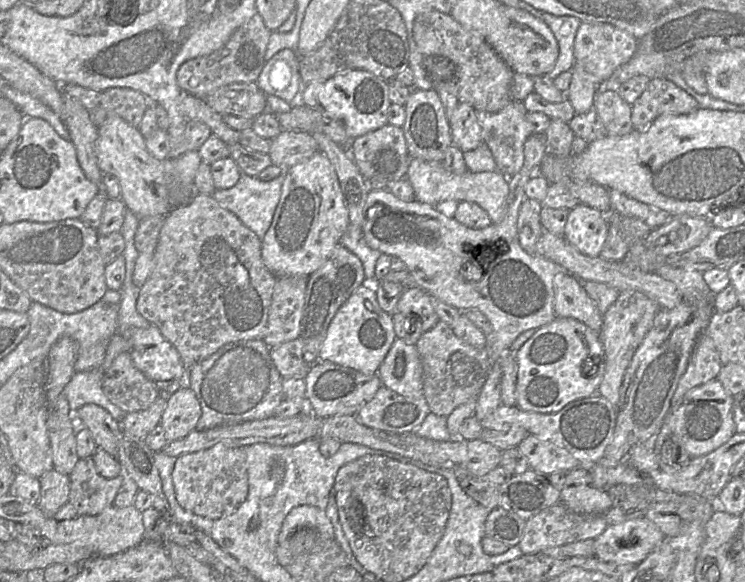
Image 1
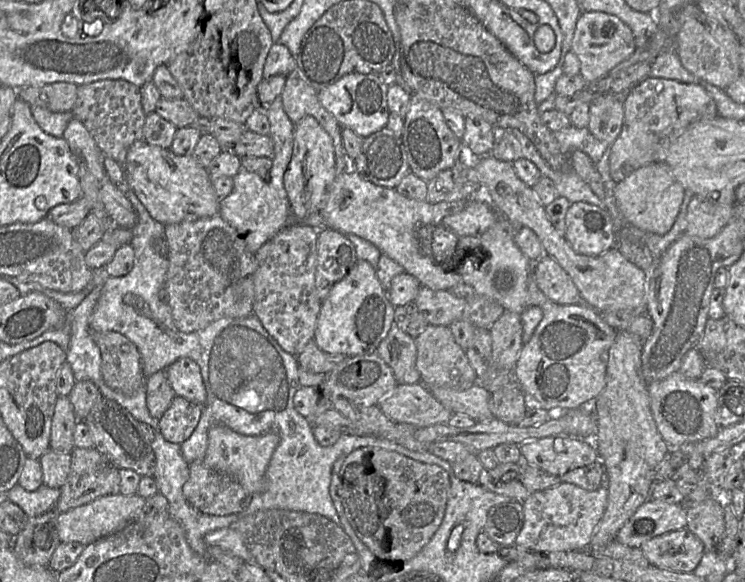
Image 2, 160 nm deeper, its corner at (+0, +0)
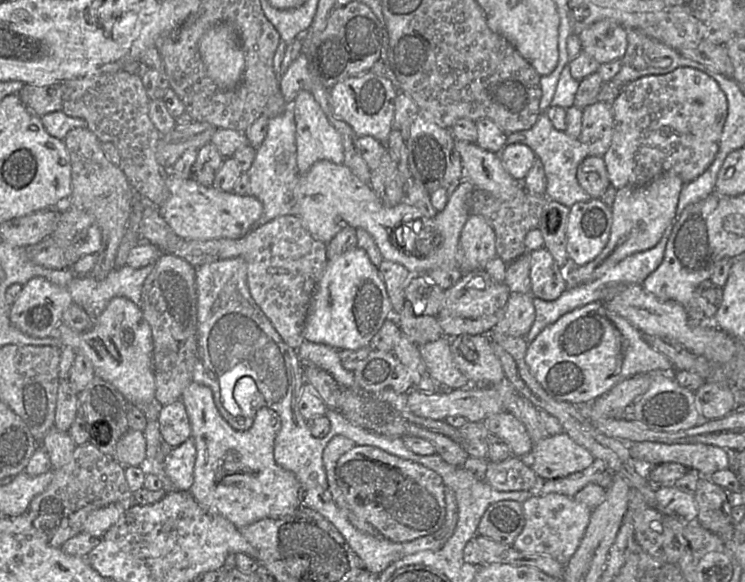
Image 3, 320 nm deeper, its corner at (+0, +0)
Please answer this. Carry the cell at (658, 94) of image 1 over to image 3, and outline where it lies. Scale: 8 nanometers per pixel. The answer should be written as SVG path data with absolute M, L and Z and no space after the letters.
M679 67L664 75L648 75L626 84L621 89L617 98L612 102L612 112L614 118L612 141L608 151L602 157L606 165L610 185L619 190L626 186L642 186L648 184L665 172L676 174L684 183L691 182L705 172L715 159L719 149L723 127L728 114L728 102L725 93L712 77L695 68Z

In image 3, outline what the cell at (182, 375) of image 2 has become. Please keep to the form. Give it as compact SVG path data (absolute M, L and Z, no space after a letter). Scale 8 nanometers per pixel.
M192 381L184 390L183 401L192 427L196 444L194 483L190 493L204 509L219 514L241 529L264 518L280 518L301 507L301 486L296 476L281 466L274 458L274 441L281 428L280 416L273 410L262 407L256 414L249 430L235 430L217 409L212 390Z

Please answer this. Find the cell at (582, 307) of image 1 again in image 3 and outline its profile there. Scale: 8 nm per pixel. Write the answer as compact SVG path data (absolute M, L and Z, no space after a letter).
M545 247L529 255L532 296L546 301L556 300L568 289L565 269L557 264Z

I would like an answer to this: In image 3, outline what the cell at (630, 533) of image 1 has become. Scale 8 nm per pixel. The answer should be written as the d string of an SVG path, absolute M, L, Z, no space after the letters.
M674 485L656 487L656 509L667 516L676 516L684 522L697 522L698 509L694 498L694 494L686 493Z

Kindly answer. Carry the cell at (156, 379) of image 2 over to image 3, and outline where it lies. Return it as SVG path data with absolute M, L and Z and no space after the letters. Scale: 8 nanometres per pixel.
M162 253L143 283L141 309L152 331L155 400L159 406L165 406L181 399L184 390L193 381L194 367L199 360L198 295L195 277L194 266L172 253Z

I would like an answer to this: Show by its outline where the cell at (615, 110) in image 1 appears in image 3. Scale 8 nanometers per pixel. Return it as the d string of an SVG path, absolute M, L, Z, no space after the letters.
M595 102L583 109L582 130L577 138L586 148L589 156L604 156L608 151L614 128L612 103Z

